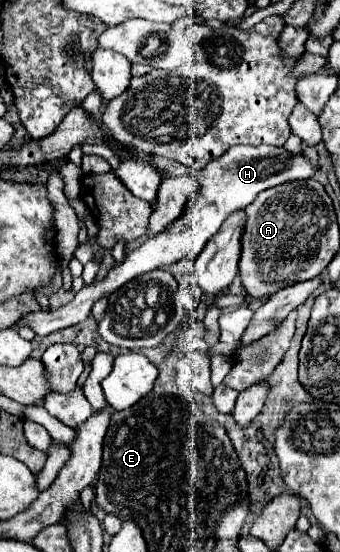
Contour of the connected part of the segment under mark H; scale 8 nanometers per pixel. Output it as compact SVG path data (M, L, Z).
M233 145L219 159L209 161L203 169L195 171L195 179L201 185L199 193L193 199L189 199L185 211L163 233L159 233L159 237L151 237L139 249L127 253L125 261L119 267L113 267L103 281L85 285L71 303L59 309L25 313L17 321L17 327L31 327L37 335L49 335L53 331L85 321L89 317L89 309L99 297L113 293L115 289L123 287L127 281L139 277L141 273L167 267L185 257L195 261L195 257L199 257L199 253L203 251L203 245L219 231L223 217L227 217L227 213L233 213L235 209L245 209L261 191L287 183L287 181L309 179L309 177L313 177L313 167L307 157L291 155L283 147L273 147L273 145L259 145L259 147Z

